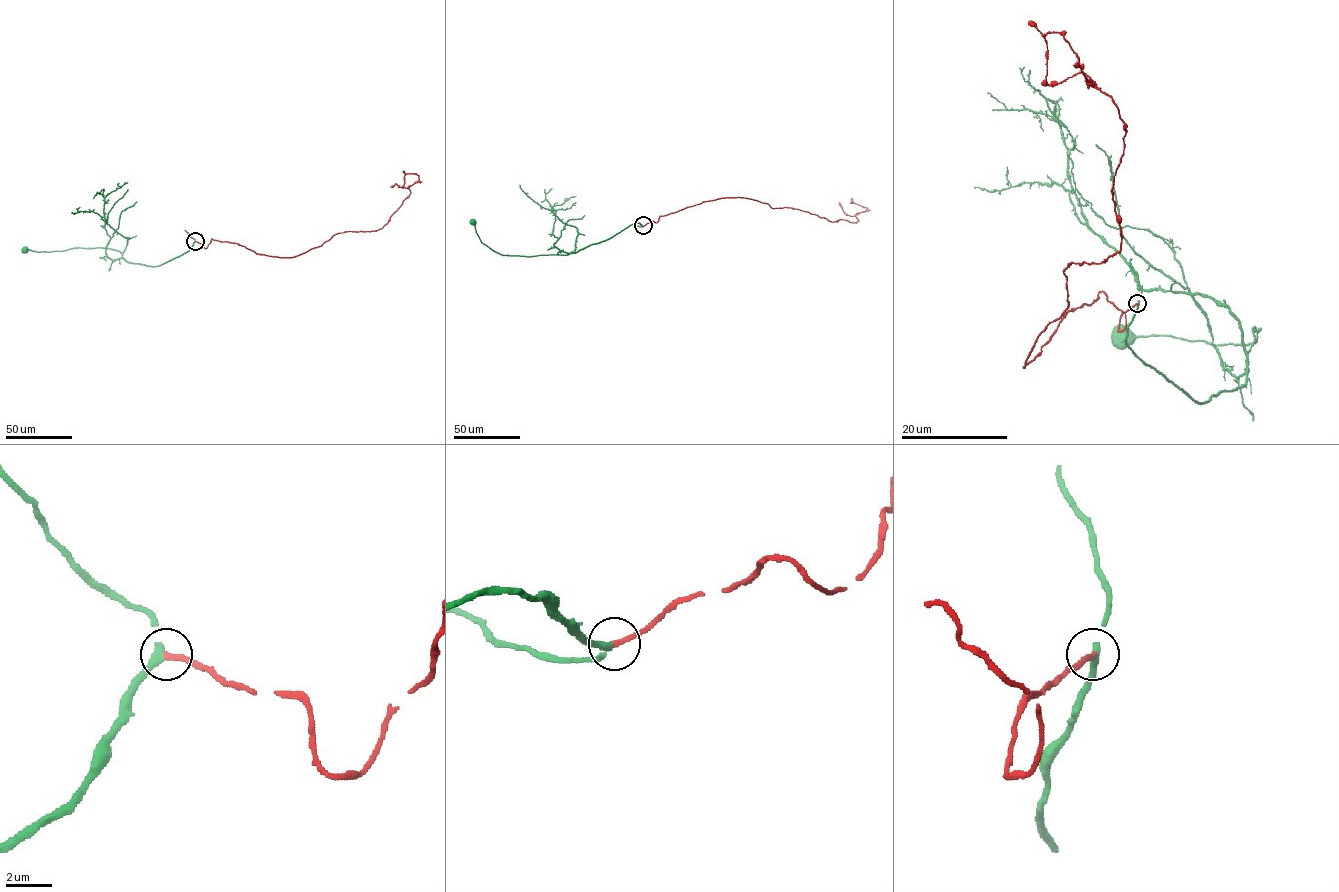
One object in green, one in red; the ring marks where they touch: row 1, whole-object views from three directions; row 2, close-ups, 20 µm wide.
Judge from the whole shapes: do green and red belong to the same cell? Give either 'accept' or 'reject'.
accept

